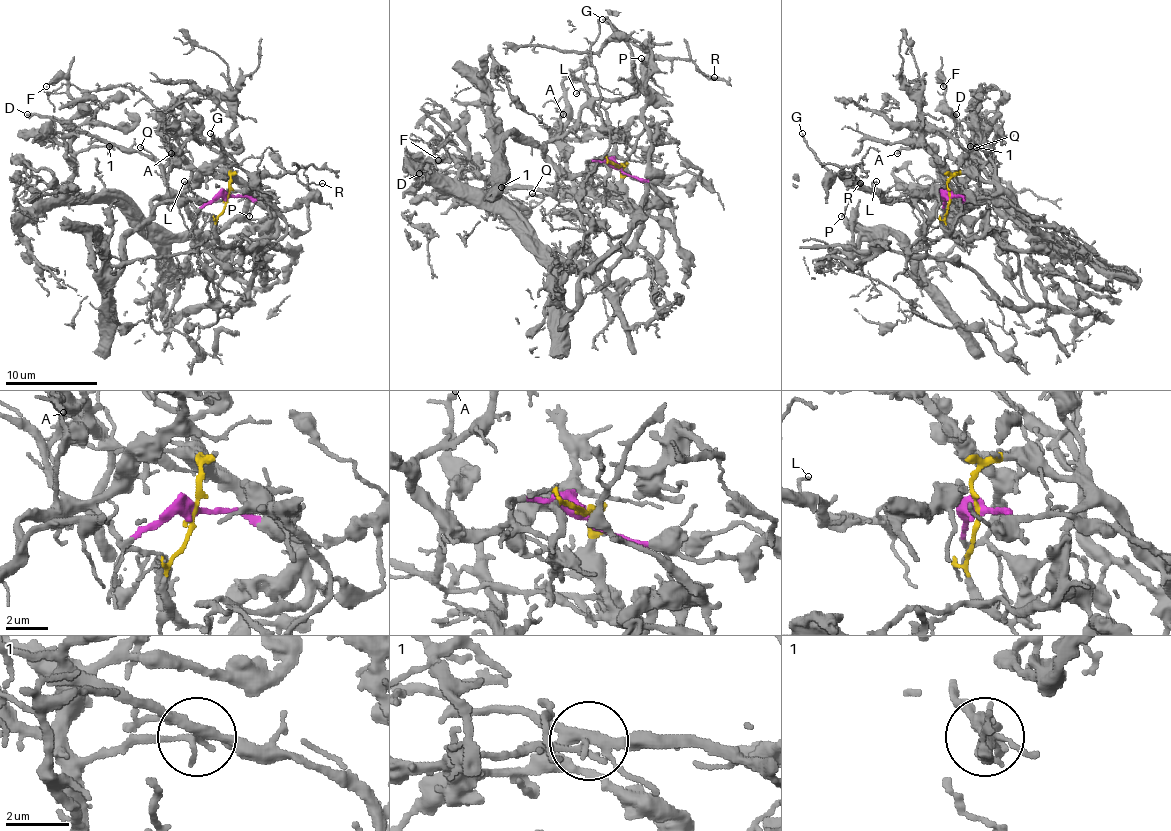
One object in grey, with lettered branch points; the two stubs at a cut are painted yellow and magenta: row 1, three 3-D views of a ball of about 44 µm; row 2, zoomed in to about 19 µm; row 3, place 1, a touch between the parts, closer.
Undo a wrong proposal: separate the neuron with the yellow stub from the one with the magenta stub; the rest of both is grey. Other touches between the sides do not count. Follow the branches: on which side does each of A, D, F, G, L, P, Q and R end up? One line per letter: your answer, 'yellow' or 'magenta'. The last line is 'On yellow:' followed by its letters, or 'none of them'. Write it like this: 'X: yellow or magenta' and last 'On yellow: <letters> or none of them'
A: magenta
D: magenta
F: magenta
G: magenta
L: magenta
P: magenta
Q: magenta
R: magenta
On yellow: none of them

